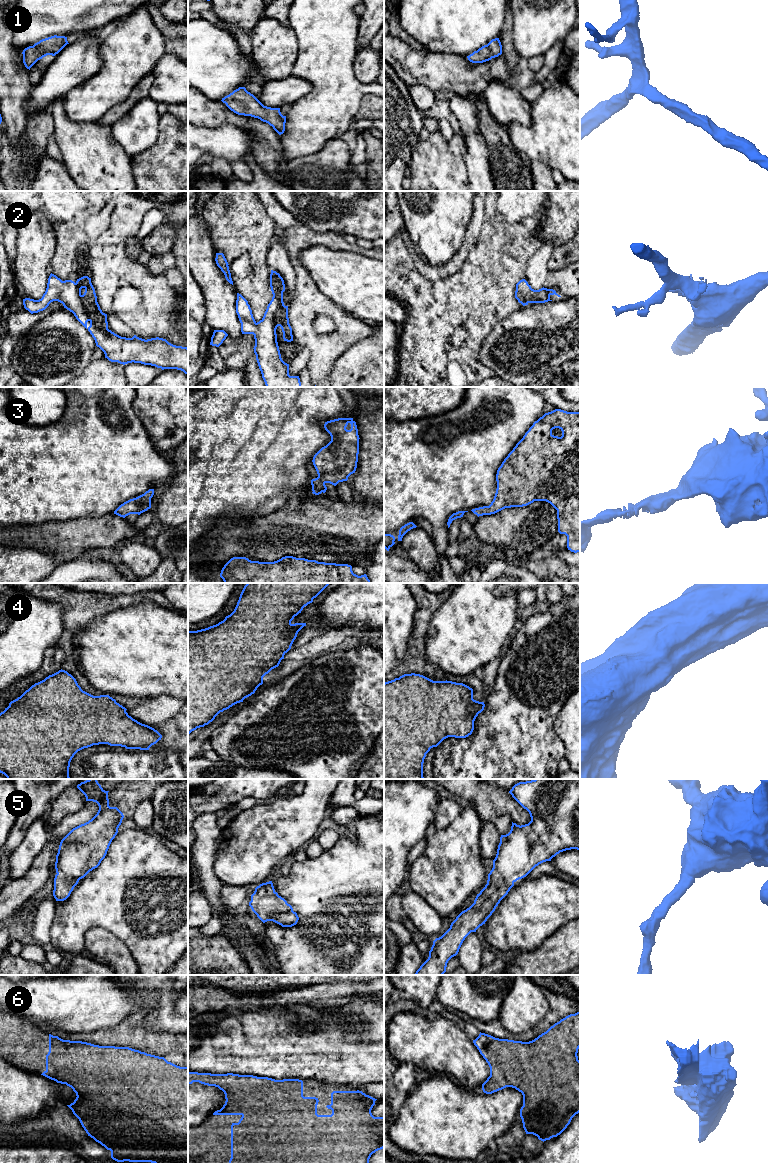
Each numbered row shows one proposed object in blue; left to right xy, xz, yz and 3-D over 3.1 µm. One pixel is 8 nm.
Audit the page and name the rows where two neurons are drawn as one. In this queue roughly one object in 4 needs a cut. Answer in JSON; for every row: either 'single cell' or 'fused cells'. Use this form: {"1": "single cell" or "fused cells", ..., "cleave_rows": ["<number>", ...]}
{"1": "single cell", "2": "single cell", "3": "single cell", "4": "single cell", "5": "single cell", "6": "single cell", "cleave_rows": []}

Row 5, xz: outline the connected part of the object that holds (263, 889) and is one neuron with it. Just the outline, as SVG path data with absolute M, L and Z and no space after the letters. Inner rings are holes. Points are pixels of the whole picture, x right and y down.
M272 881L255 888L249 906L263 923L273 921L282 927L292 927L299 920L292 906L275 891Z

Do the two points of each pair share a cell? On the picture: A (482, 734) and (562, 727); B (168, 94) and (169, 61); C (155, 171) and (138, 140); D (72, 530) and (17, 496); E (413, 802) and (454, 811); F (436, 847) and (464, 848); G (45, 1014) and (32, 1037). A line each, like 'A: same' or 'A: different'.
A: different
B: same
C: different
D: different
E: different
F: same
G: different

